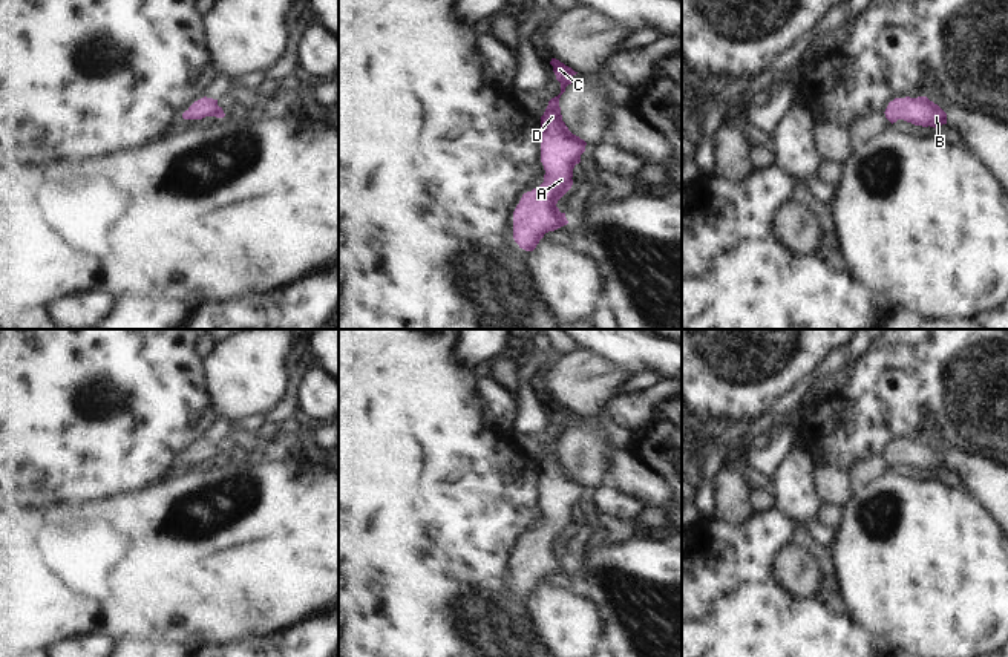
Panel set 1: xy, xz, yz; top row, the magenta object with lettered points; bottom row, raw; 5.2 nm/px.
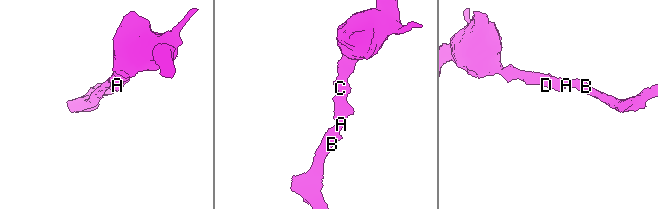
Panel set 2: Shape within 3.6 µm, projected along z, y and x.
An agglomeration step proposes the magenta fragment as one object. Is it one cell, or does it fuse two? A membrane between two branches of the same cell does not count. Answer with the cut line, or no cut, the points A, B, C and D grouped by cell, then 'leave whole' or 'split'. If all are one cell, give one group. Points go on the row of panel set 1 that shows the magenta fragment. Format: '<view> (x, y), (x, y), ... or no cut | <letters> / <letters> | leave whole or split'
no cut | A B C D | leave whole

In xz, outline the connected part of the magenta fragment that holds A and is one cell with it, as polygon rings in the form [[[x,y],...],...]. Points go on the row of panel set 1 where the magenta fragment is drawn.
[[[551,58],[550,64],[553,66],[556,80],[561,83],[561,93],[548,101],[541,116],[541,162],[545,170],[544,182],[532,191],[524,193],[513,211],[513,239],[519,248],[525,251],[533,251],[545,233],[568,224],[565,213],[561,213],[556,204],[571,188],[573,168],[581,162],[581,155],[585,152],[587,145],[584,139],[568,130],[562,121],[559,107],[561,95],[565,92],[565,87],[571,84],[571,77],[578,72],[556,58]]]

